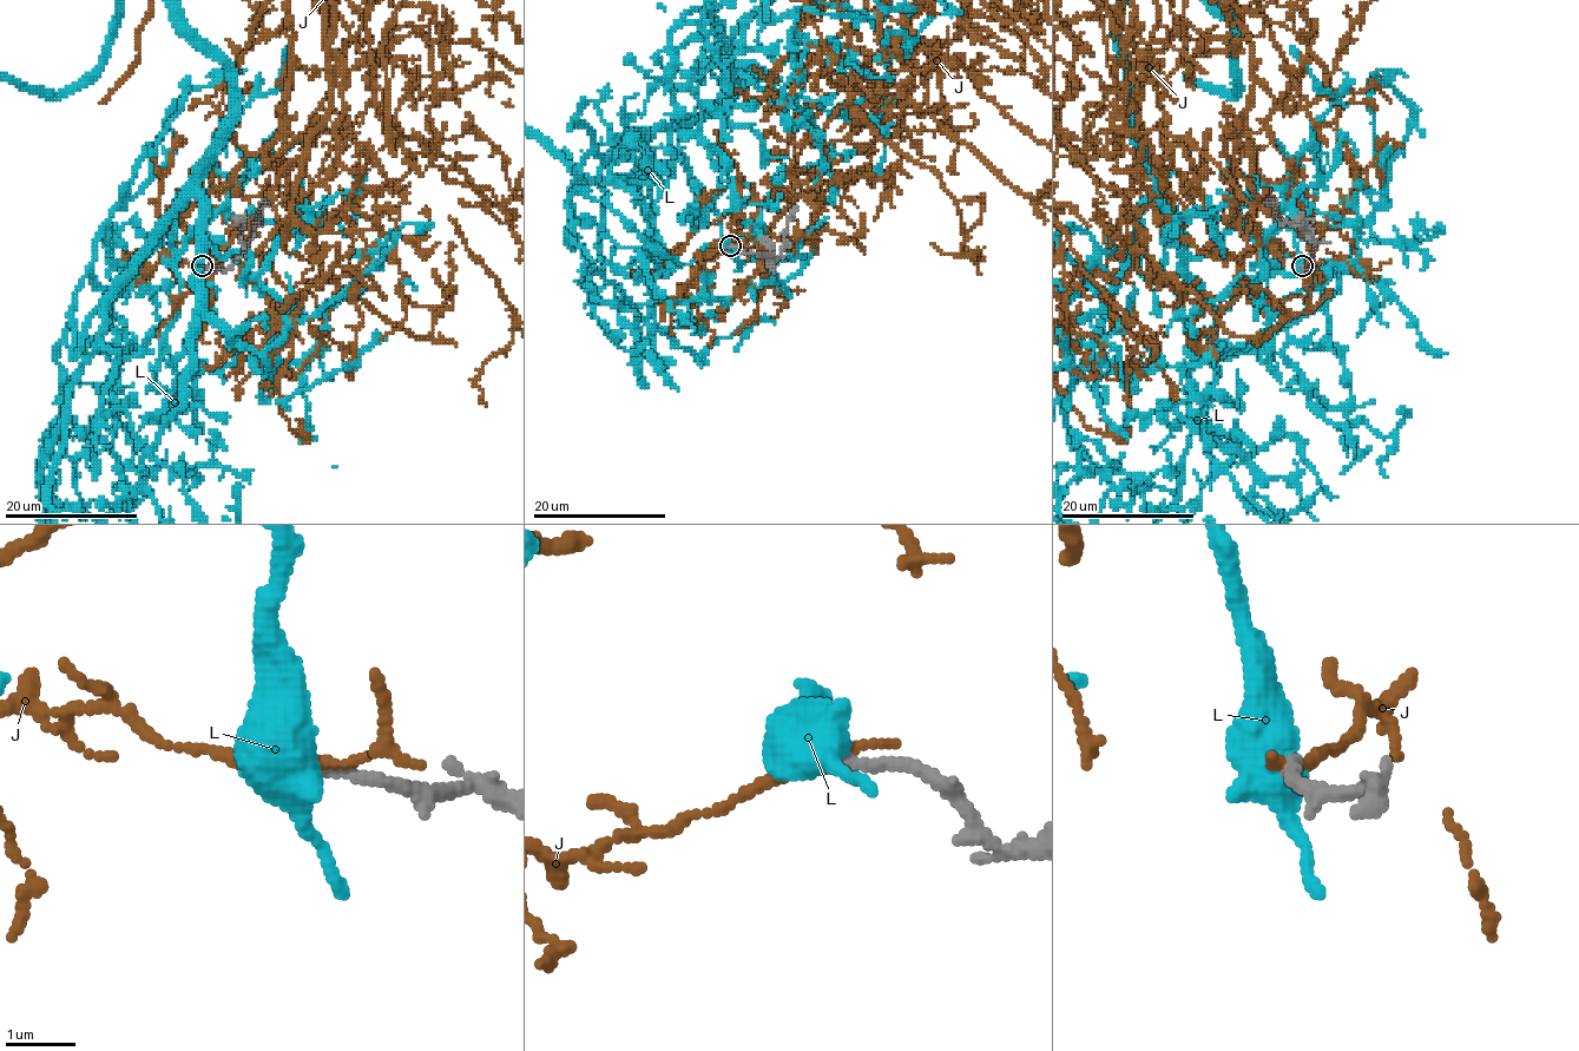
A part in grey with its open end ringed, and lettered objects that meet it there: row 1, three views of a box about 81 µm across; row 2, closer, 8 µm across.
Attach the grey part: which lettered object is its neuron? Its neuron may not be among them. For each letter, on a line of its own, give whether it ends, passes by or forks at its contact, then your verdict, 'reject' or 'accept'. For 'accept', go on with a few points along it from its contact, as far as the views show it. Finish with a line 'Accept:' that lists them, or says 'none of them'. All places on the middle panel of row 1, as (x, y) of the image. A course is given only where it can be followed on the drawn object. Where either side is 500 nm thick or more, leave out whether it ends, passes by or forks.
J: it ends | reject
L: it forks | reject
Accept: none of them

